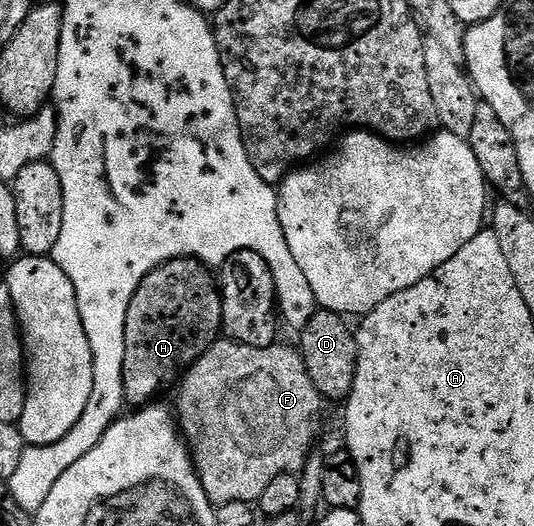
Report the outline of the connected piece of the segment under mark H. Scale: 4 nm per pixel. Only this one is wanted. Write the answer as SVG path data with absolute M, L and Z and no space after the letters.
M181 257L151 271L140 283L124 323L124 395L126 405L145 407L157 402L170 384L219 340L222 295L211 266Z

